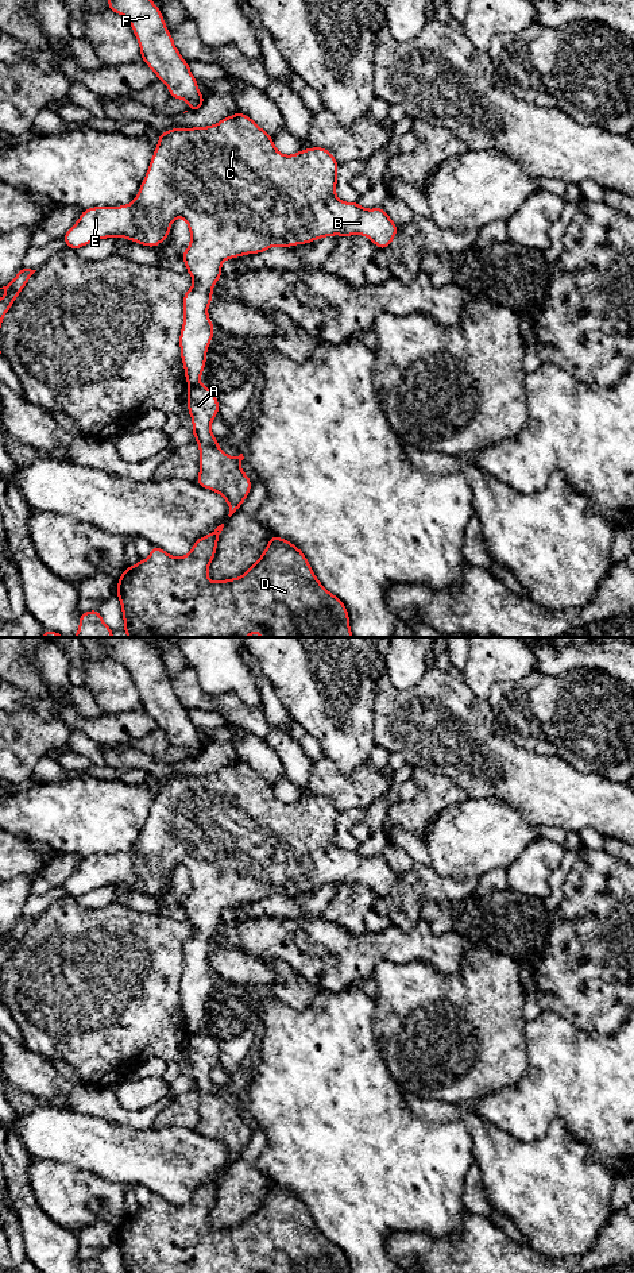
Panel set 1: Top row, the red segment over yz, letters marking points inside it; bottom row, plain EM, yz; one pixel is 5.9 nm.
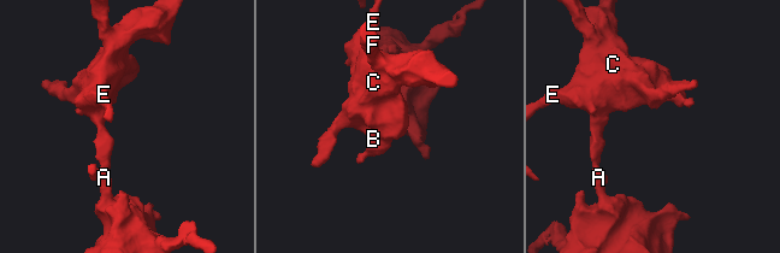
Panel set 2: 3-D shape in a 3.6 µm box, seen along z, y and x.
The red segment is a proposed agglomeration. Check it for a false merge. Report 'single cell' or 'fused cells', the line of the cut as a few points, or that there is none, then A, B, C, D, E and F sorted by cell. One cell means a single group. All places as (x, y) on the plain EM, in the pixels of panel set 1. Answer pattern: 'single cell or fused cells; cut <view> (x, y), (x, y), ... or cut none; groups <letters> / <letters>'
fused cells; cut yz (198, 1032), (189, 1034); groups A D / B C E F

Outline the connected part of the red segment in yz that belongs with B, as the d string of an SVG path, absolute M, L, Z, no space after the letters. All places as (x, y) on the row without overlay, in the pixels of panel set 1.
M241 760L208 775L177 775L159 782L146 825L131 852L82 859L62 888L71 898L116 884L155 895L170 883L170 873L177 865L188 871L190 894L182 907L194 931L183 942L179 995L185 1027L189 1034L196 1034L214 981L208 954L213 948L212 937L223 923L223 909L333 883L364 883L380 898L393 891L398 875L383 855L366 857L357 849L345 850L336 845L337 817L339 811L328 796L281 802L272 784Z

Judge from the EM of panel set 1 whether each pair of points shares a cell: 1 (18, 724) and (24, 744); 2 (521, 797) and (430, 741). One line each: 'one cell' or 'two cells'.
1: one cell
2: one cell

